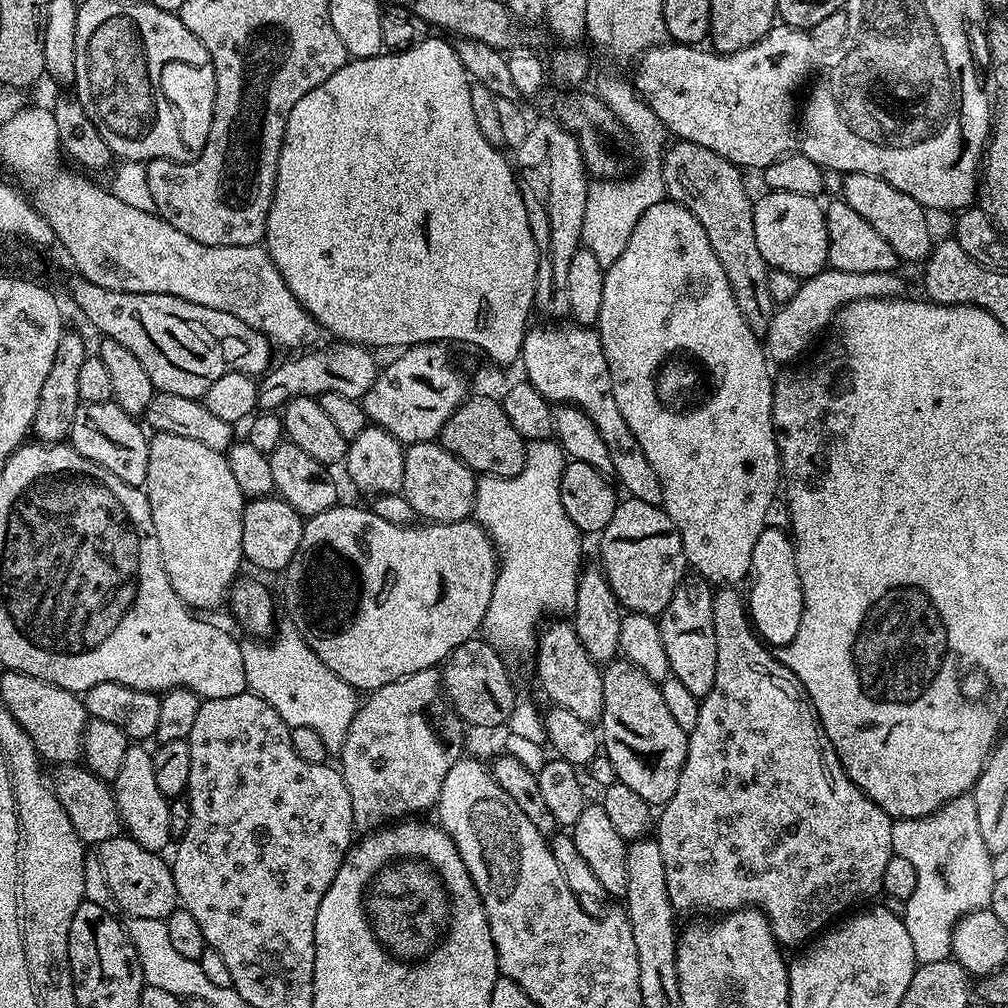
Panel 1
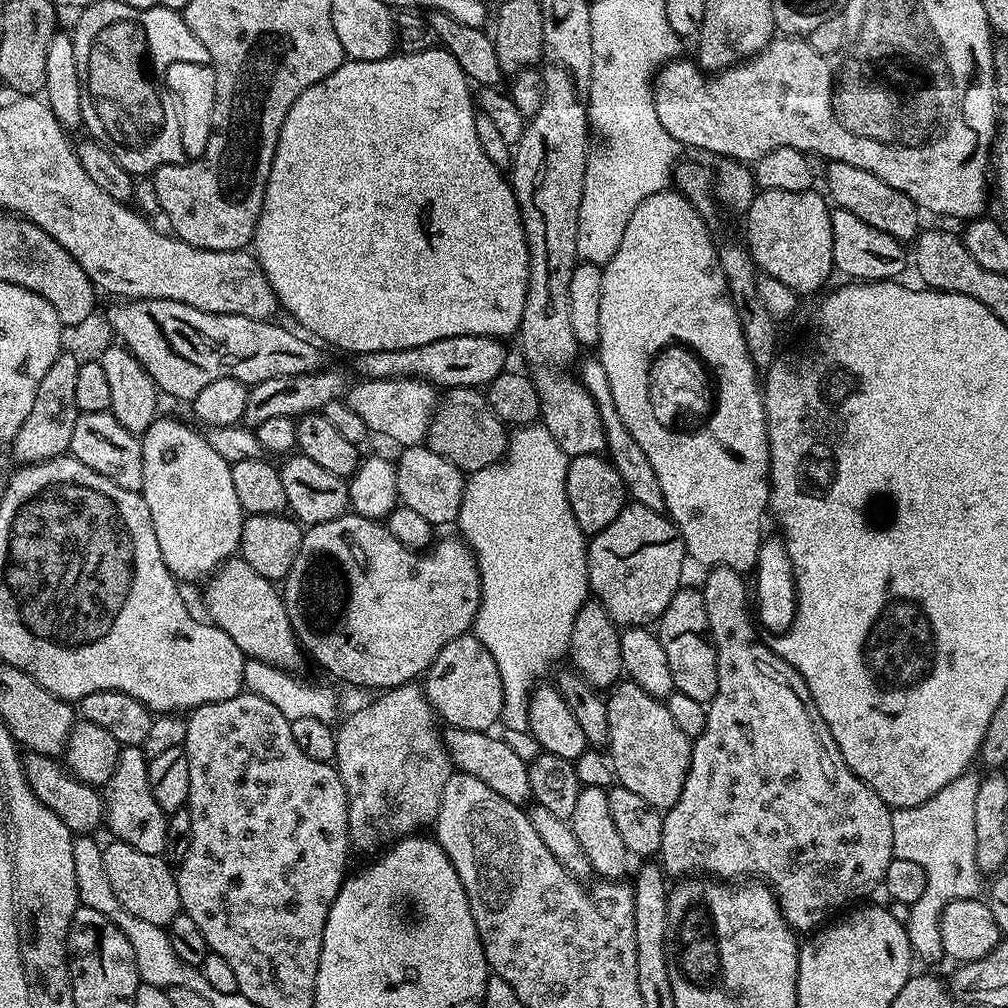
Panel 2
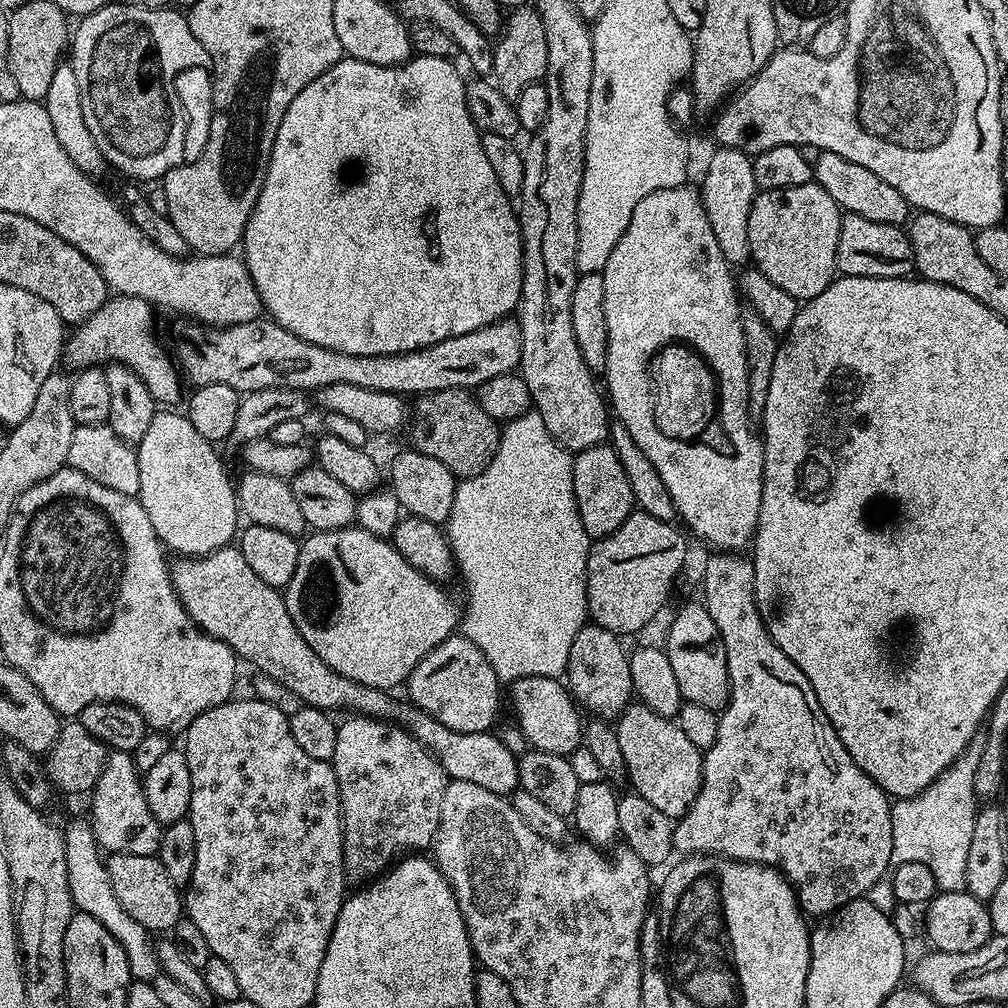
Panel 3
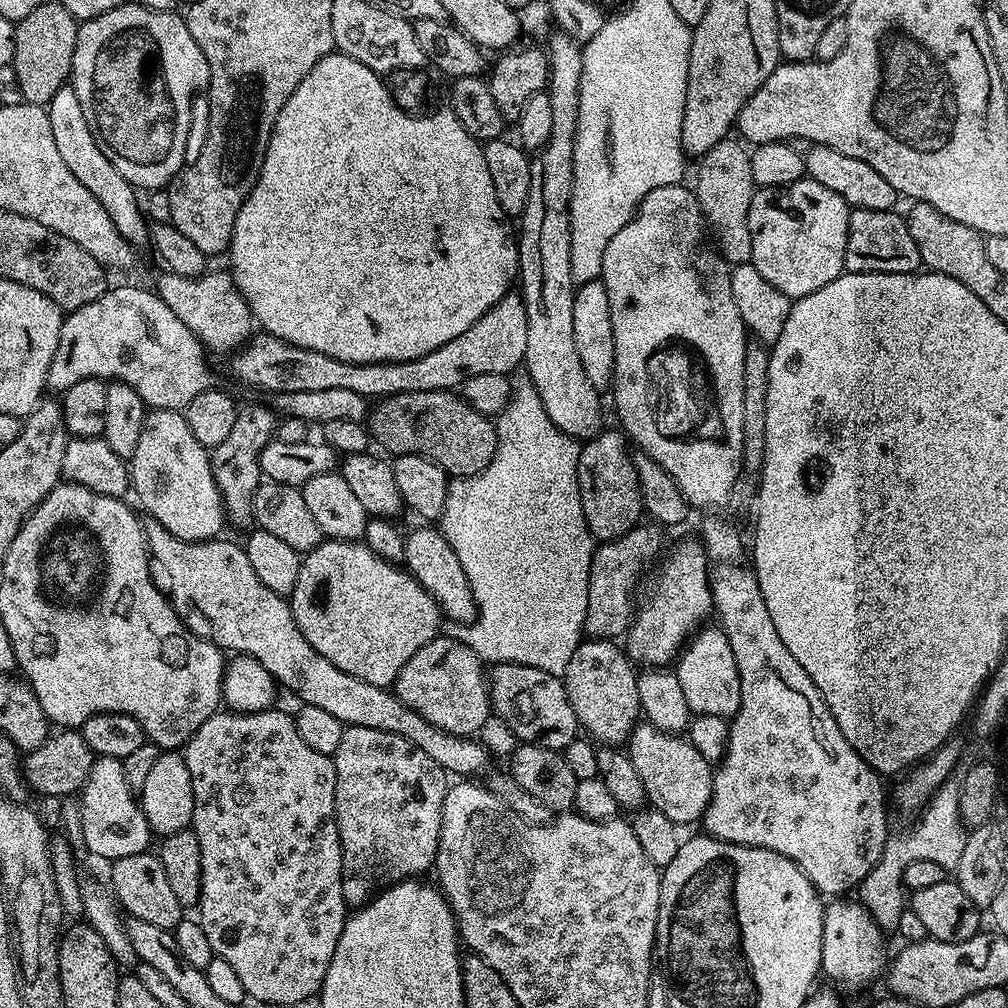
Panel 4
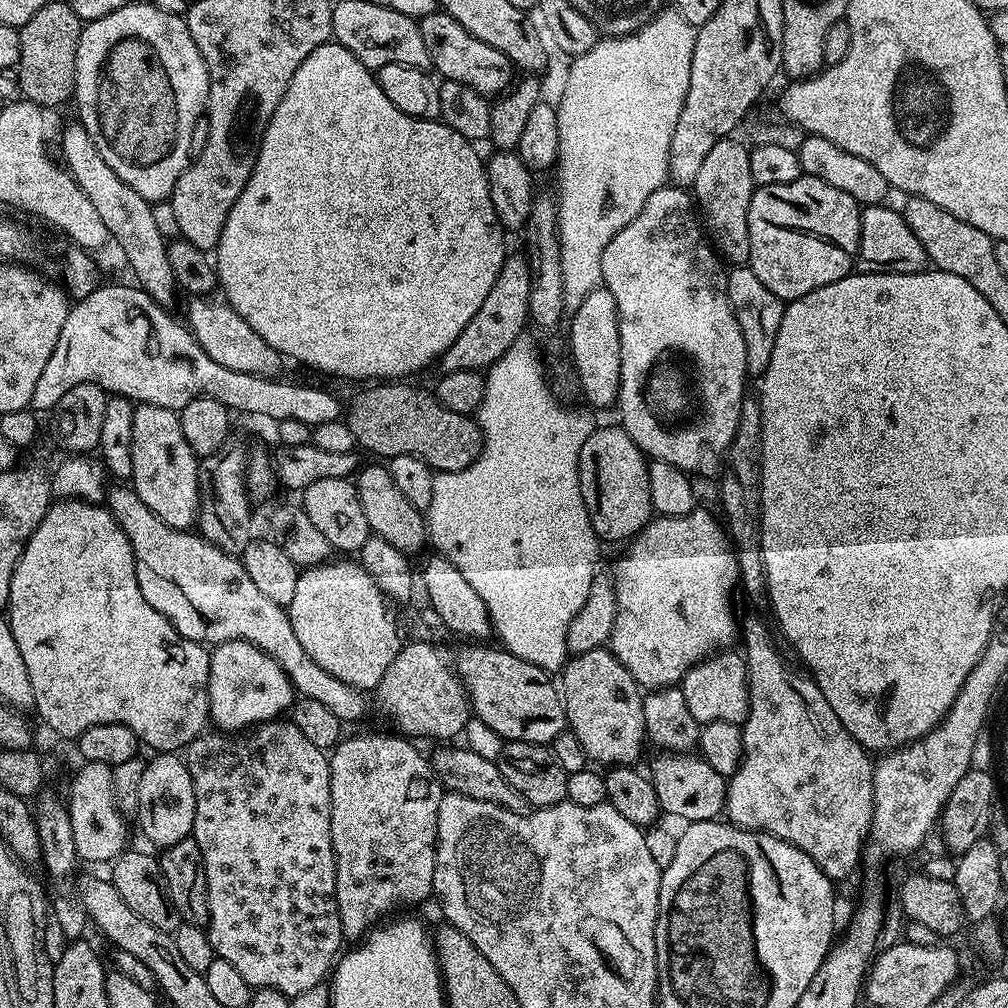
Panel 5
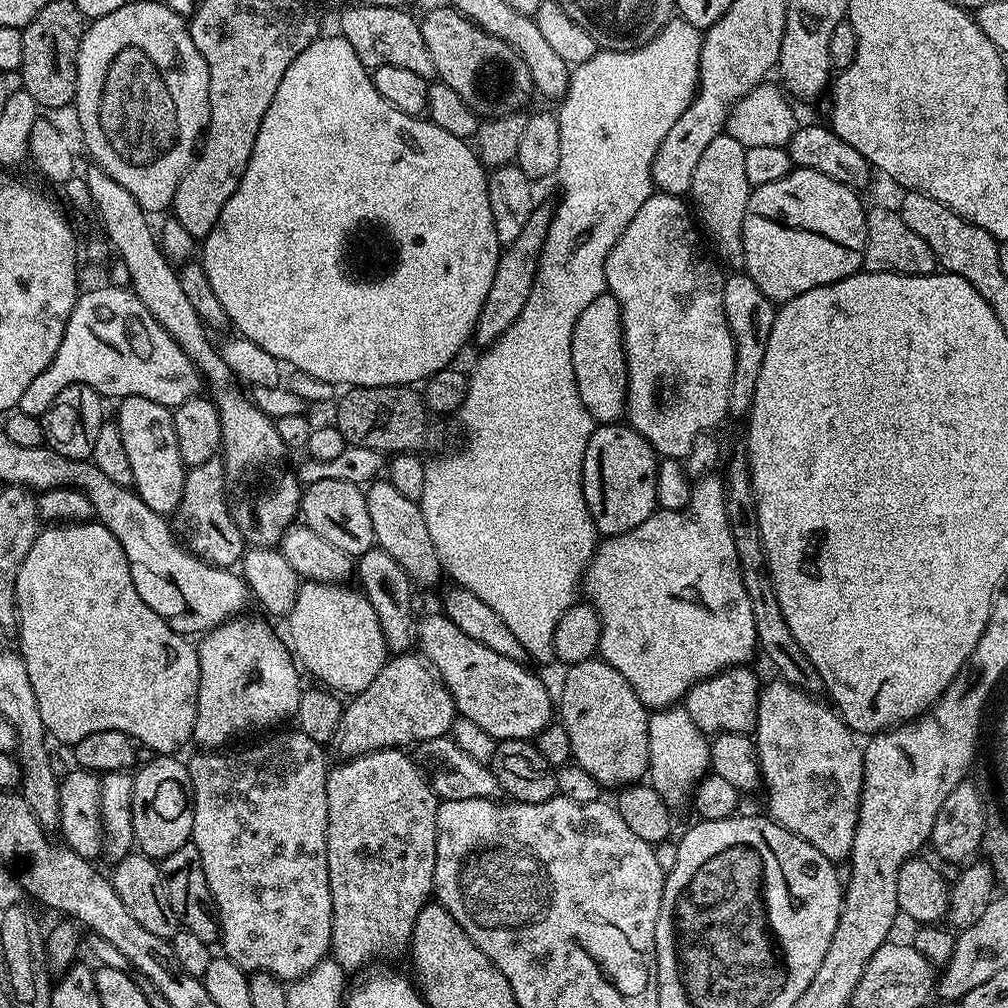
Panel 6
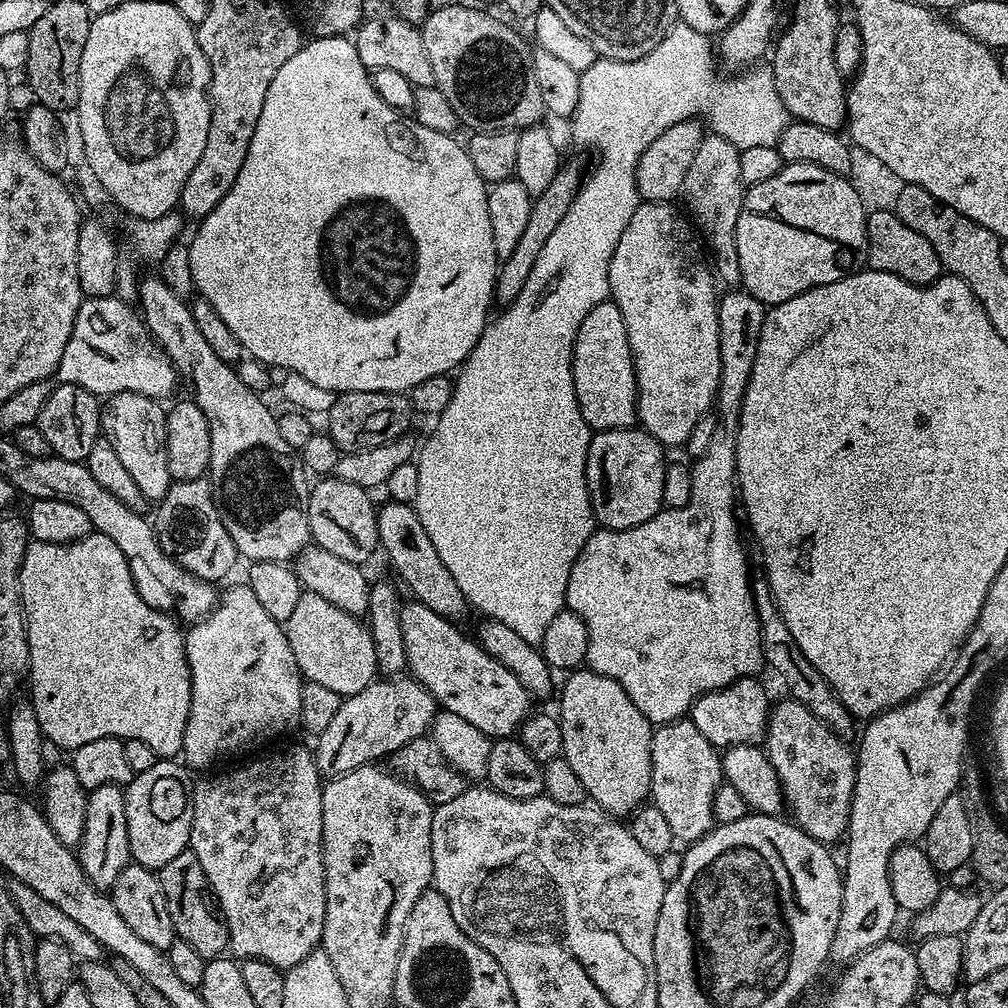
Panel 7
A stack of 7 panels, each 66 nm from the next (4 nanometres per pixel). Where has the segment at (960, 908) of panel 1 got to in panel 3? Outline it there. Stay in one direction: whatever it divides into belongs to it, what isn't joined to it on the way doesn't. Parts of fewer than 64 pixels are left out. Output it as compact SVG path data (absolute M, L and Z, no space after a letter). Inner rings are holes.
M981 730L974 734L974 738L970 738L970 742L966 746L966 750L951 764L945 772L938 778L934 778L934 782L930 786L923 788L916 796L909 796L907 798L897 799L895 802L900 805L900 820L904 820L904 862L922 862L923 865L928 866L934 878L936 879L936 886L942 892L958 892L964 888L966 882L966 858L970 855L970 838L974 838L974 822L976 821L976 814L978 811L978 797L974 790L974 777L978 771L978 762L982 762L982 754L988 745L987 731Z

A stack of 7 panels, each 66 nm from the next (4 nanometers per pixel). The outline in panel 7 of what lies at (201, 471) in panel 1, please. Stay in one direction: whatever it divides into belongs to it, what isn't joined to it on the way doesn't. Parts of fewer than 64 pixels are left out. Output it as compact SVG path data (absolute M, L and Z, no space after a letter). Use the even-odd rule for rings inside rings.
M119 392L107 397L100 410L100 431L103 439L114 446L114 454L118 454L118 462L126 466L130 478L134 478L138 490L142 490L145 501L159 502L164 499L168 487L174 481L170 474L168 455L166 454L166 422L165 409L155 400L133 392Z

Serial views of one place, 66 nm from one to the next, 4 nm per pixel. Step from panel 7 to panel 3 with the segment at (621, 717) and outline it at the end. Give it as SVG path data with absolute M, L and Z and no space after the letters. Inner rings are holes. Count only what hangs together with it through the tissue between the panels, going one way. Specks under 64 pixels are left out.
M588 622L570 646L566 687L581 709L592 711L596 718L616 718L628 707L634 693L630 682L629 653L620 645L621 637L602 626Z

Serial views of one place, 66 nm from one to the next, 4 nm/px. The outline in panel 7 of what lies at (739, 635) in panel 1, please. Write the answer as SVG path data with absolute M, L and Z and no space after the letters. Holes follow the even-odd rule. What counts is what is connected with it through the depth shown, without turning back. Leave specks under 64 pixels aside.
M784 698L781 704L771 705L768 730L762 747L780 779L787 811L792 811L791 819L797 828L827 845L836 842L832 840L838 839L839 836L841 839L848 830L848 805L852 802L852 791L856 781L856 757L853 749L848 749L844 744L847 743L841 737L835 736L821 720L810 714L810 710L806 710L806 706L802 706L796 700Z

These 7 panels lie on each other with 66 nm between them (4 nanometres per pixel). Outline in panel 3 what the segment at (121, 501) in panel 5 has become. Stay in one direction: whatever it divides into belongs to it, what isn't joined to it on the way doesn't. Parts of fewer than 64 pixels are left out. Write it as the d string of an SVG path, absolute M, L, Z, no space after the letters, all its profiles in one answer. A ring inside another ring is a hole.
M225 546L214 550L205 556L180 556L170 564L172 573L172 585L186 610L186 614L193 622L198 625L200 631L208 636L213 636L215 640L226 642L241 661L249 660L257 669L257 673L274 678L290 694L294 694L300 699L301 705L309 708L322 708L333 710L332 708L353 708L353 713L361 716L370 716L374 720L387 720L389 724L398 724L413 736L424 749L436 757L436 761L442 766L445 776L449 780L461 780L462 782L474 782L474 786L482 786L482 790L490 790L494 794L508 798L512 793L520 788L518 778L518 766L520 765L517 753L512 753L498 737L492 736L491 731L487 732L459 732L450 730L450 726L442 726L438 718L426 714L426 710L417 708L411 702L403 699L395 700L391 691L382 688L371 688L362 686L326 666L314 650L298 634L294 622L290 618L290 610L286 610L286 602L283 595L277 589L266 586L258 574L246 563L246 558L242 558L239 547Z

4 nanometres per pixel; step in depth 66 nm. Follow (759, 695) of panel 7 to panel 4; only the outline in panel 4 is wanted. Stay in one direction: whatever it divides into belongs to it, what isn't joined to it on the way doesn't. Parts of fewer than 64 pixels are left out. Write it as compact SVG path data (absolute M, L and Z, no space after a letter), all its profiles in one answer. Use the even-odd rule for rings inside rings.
M720 626L708 627L701 627L681 648L674 661L674 671L686 697L686 706L690 706L693 714L731 718L742 702L738 662L734 662L734 650L730 650L730 642L723 629Z

